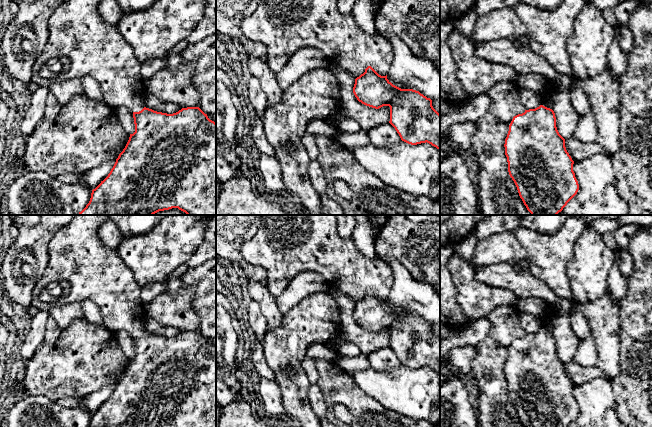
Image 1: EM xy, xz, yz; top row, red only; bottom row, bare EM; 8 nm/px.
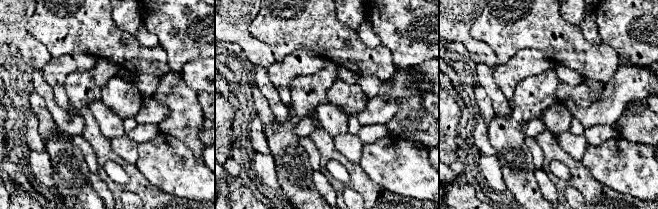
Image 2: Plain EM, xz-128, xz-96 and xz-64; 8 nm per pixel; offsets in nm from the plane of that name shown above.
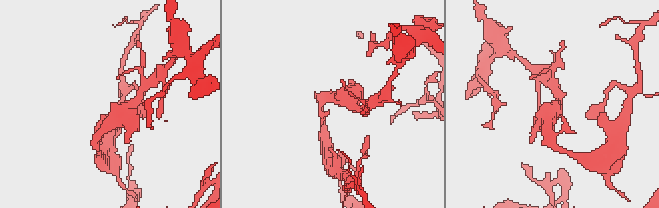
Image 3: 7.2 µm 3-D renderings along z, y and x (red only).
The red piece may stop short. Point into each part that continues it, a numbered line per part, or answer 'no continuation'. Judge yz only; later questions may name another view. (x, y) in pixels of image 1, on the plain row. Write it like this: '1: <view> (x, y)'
1: yz (550, 312)

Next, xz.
no continuation

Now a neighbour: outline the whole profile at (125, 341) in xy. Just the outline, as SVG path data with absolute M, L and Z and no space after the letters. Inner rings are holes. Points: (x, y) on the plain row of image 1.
M120 330L114 334L114 337L124 354L133 358L135 356L133 336L124 330Z

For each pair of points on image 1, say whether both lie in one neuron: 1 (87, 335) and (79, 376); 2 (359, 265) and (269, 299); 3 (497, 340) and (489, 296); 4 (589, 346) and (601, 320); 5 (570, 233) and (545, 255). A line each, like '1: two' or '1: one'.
1: one
2: two
3: two
4: two
5: one

